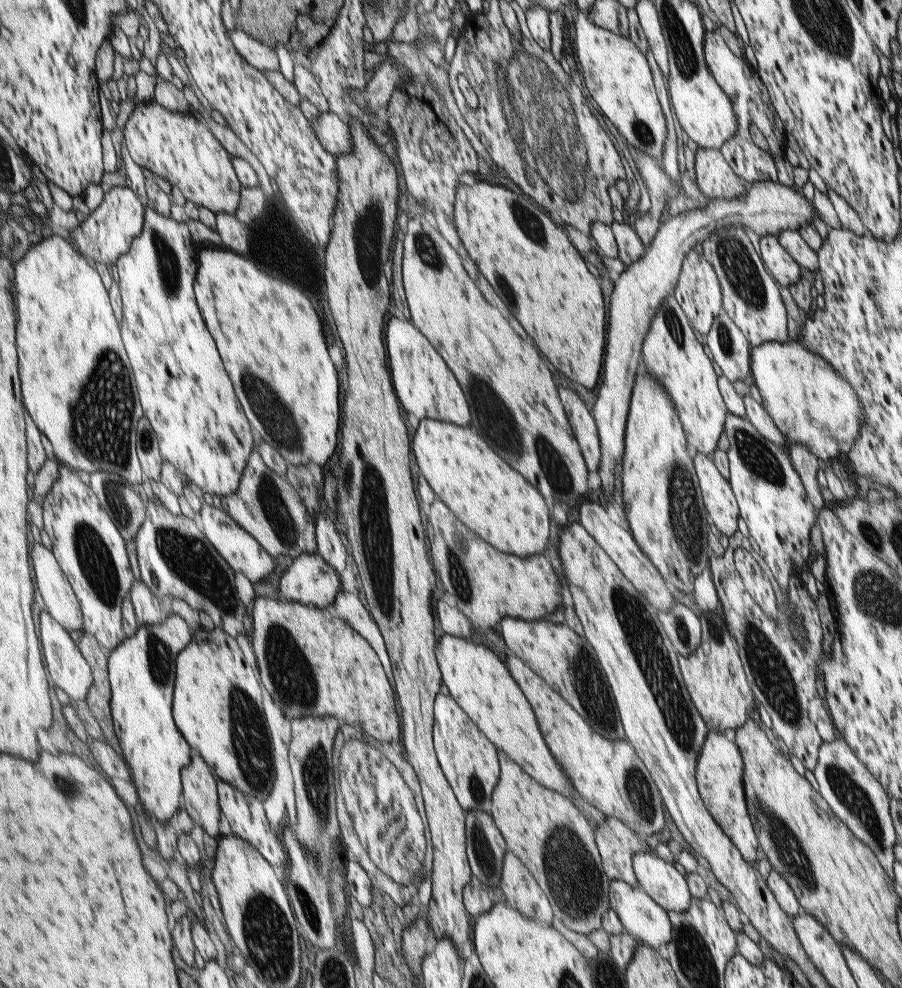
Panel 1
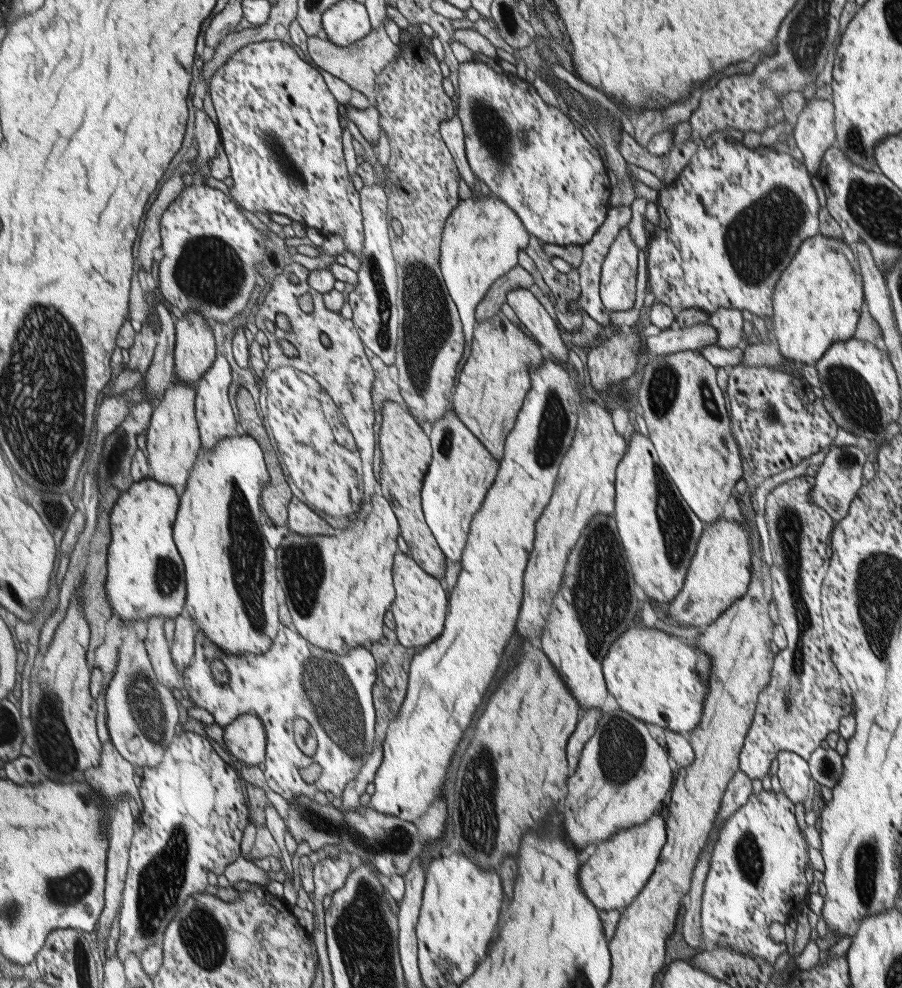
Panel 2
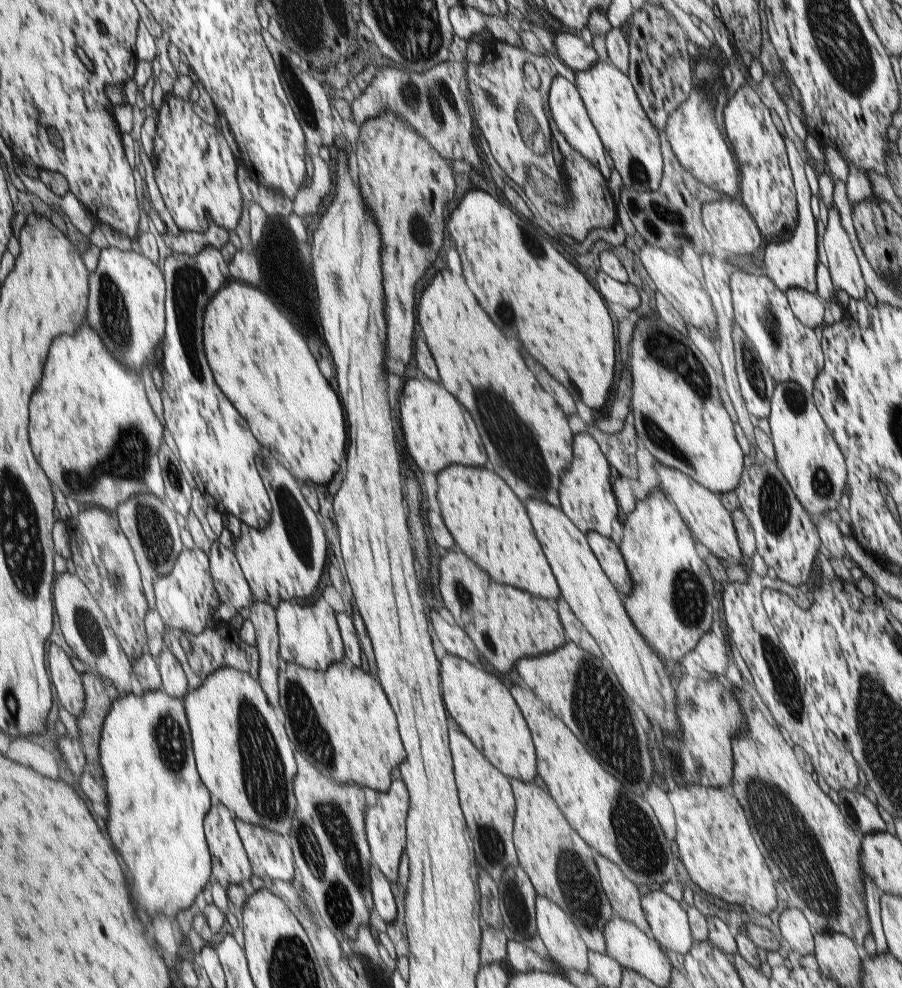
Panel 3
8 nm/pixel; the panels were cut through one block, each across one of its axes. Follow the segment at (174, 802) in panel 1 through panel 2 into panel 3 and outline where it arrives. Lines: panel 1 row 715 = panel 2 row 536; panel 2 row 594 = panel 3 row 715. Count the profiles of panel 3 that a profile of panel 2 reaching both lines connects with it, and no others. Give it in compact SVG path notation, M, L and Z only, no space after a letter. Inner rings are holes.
M166 690L145 692L141 698L130 693L118 699L105 722L101 759L107 778L105 788L109 792L110 834L134 874L134 904L137 910L145 910L151 921L158 914L166 914L175 922L182 910L192 908L196 902L202 903L198 896L215 878L205 825L213 811L213 793L206 786L197 763L185 701L170 696Z

